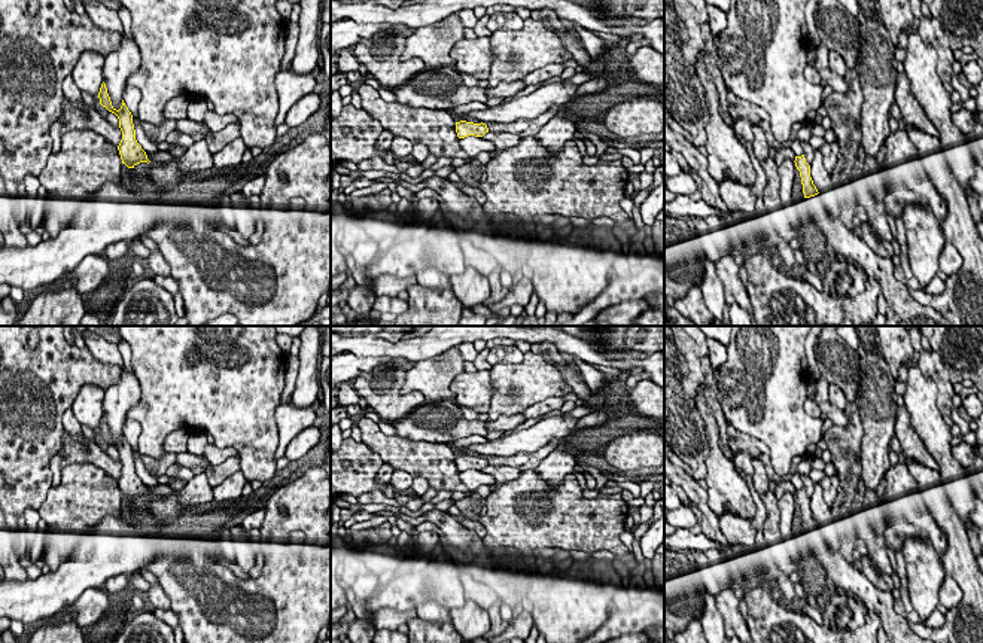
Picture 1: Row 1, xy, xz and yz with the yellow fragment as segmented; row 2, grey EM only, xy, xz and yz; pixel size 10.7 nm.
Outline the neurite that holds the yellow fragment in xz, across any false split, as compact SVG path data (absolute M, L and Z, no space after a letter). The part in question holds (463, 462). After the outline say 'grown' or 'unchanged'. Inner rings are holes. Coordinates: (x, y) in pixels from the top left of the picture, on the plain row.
M460 454L456 455L456 466L459 472L465 472L468 469L483 470L486 466L489 466L489 461L486 457L474 457Z; unchanged

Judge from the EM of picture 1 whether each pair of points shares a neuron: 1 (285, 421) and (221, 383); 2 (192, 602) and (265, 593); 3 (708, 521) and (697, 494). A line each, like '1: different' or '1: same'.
1: different
2: same
3: same

